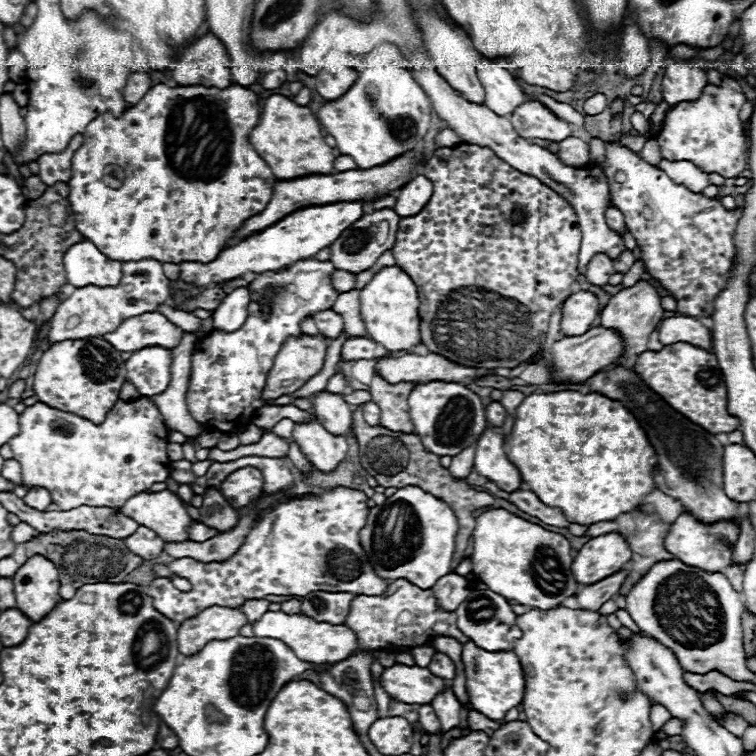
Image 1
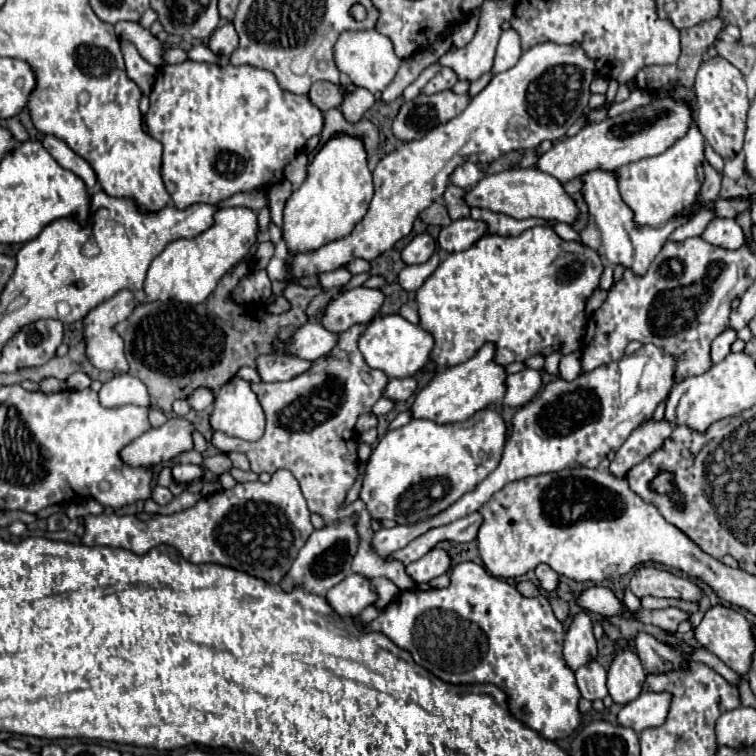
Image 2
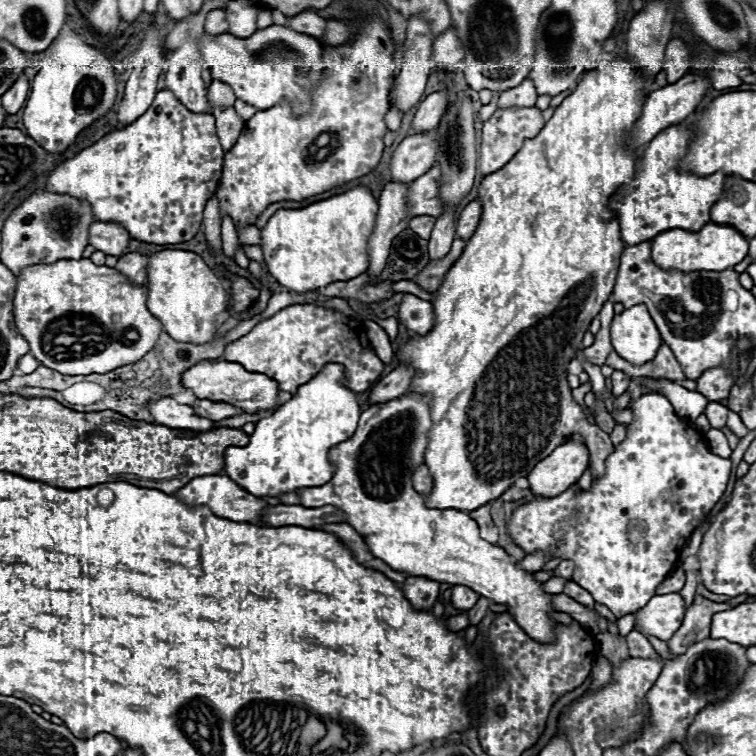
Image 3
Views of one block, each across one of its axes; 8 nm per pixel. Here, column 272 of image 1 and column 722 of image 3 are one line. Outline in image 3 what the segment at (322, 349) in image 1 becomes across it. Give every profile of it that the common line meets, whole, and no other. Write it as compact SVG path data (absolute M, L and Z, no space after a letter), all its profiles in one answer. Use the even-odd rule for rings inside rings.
M718 366L718 368L706 370L696 382L698 382L696 392L704 394L710 402L720 402L728 398L732 382L736 382L736 378L730 376L724 366Z

